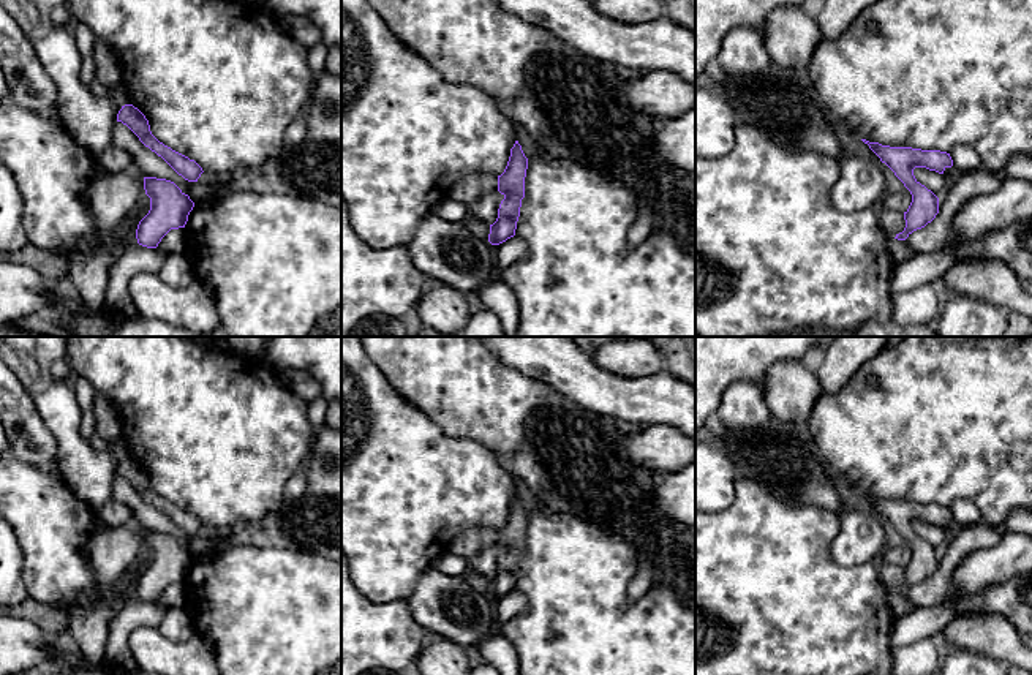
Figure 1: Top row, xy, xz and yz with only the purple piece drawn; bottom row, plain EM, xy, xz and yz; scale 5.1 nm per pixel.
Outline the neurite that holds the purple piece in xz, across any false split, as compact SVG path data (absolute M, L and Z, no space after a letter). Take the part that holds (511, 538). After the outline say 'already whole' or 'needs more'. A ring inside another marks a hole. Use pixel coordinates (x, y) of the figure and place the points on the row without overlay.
M515 495L507 520L504 526L498 530L498 545L504 553L499 558L496 575L490 579L488 596L492 599L499 599L515 590L522 553L525 552L526 523L528 512L518 495Z; already whole

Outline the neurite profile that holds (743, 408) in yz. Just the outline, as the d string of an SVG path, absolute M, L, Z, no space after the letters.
M749 381L727 386L718 414L725 428L744 433L757 432L773 420L763 389Z

